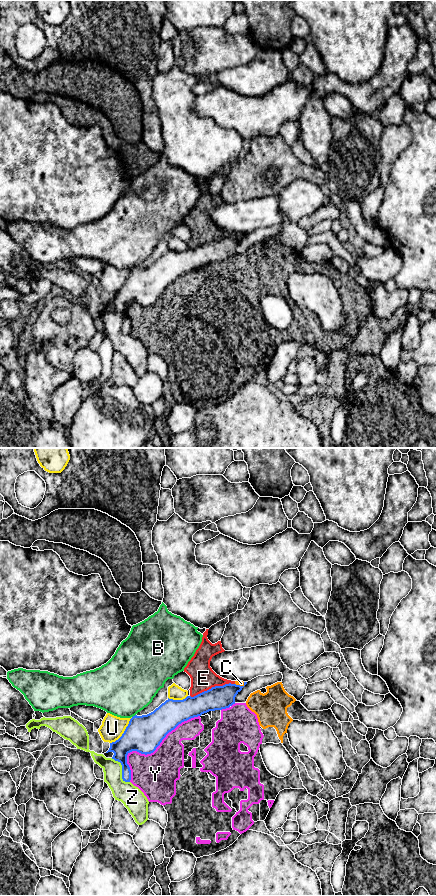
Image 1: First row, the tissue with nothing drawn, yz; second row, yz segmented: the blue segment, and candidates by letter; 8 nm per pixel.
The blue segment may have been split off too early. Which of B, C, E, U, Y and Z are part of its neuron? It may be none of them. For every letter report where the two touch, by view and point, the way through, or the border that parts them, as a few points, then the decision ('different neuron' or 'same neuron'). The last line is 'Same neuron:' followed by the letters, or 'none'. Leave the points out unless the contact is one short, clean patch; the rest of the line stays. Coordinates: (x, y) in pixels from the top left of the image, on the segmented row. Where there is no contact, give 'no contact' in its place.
B: yz (133, 716) | along yz (135, 714), (132, 717) | different neuron
C: yz (239, 685) | different neuron
E: yz (212, 687) | along yz (234, 683), (215, 685), (190, 696) | different neuron
U: yz (124, 732) | different neuron
Y: yz (151, 752) | different neuron
Z: yz (122, 770) | different neuron
Same neuron: none

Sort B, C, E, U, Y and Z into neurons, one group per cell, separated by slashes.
B / C E Y / U / Z

